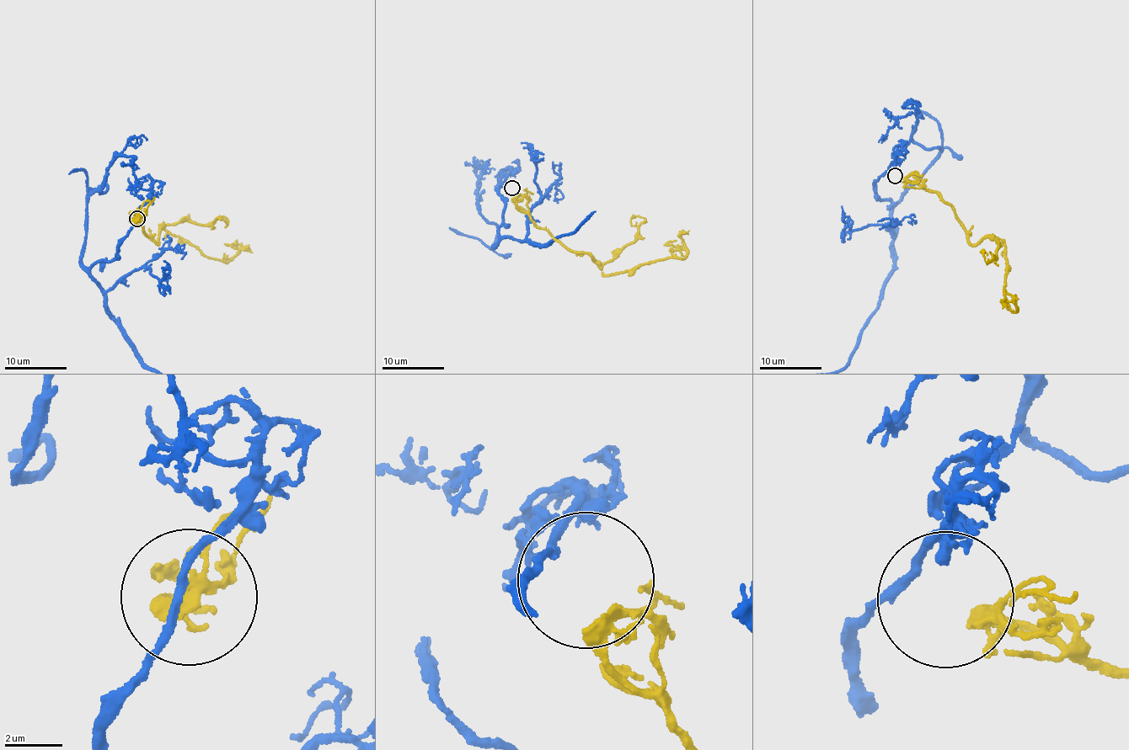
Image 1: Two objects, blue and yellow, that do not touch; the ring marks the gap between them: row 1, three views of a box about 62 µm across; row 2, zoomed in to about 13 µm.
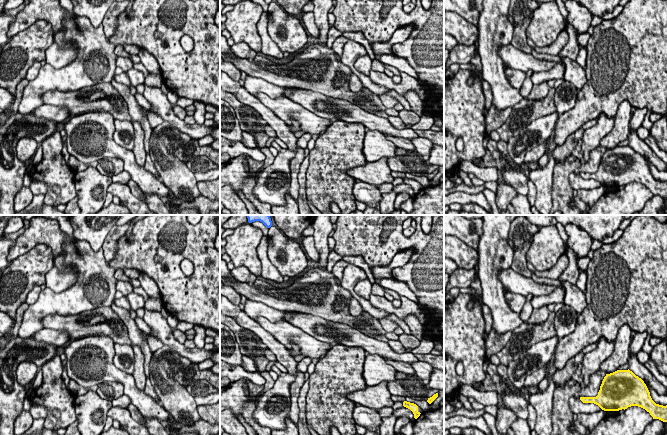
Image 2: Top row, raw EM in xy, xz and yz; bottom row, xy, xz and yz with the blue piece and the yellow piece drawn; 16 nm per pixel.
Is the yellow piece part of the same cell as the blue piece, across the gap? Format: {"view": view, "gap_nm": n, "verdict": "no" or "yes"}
{"view": "xz", "gap_nm": 3500, "verdict": "yes"}

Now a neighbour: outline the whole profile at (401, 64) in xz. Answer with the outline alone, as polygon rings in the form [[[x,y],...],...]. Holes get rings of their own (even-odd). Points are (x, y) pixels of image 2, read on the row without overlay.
[[[382,54],[380,56],[380,62],[385,65],[395,67],[399,71],[404,72],[409,76],[414,77],[415,79],[418,78],[418,75],[414,68],[404,58],[396,57],[393,54]]]

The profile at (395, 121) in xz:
[[[388,116],[388,121],[397,129],[406,128],[406,124],[399,118],[399,116]]]

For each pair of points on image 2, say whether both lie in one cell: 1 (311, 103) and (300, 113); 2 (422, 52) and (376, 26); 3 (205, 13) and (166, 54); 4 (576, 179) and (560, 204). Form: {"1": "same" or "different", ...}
{"1": "different", "2": "same", "3": "same", "4": "different"}

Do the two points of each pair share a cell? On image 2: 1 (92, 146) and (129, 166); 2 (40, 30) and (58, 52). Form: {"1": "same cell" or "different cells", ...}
{"1": "same cell", "2": "different cells"}

